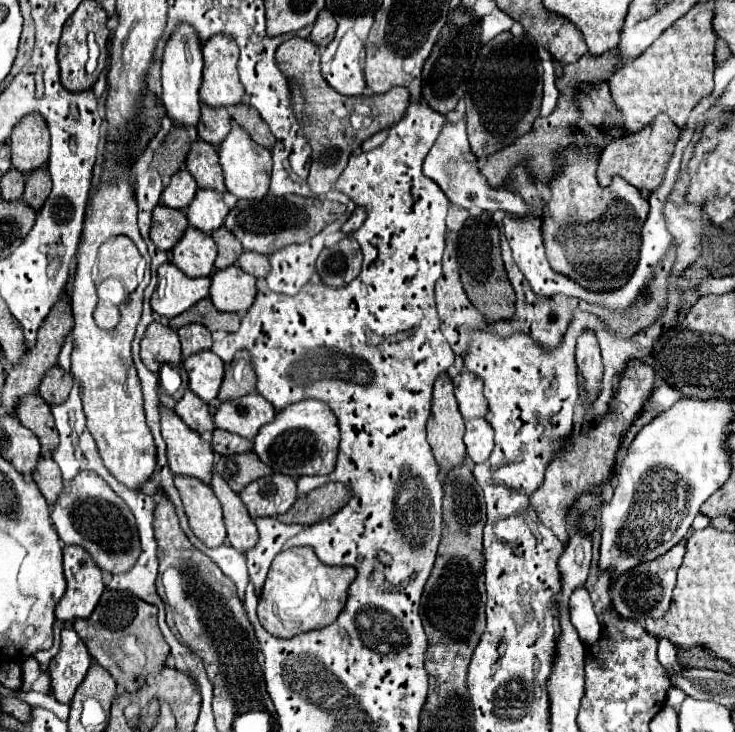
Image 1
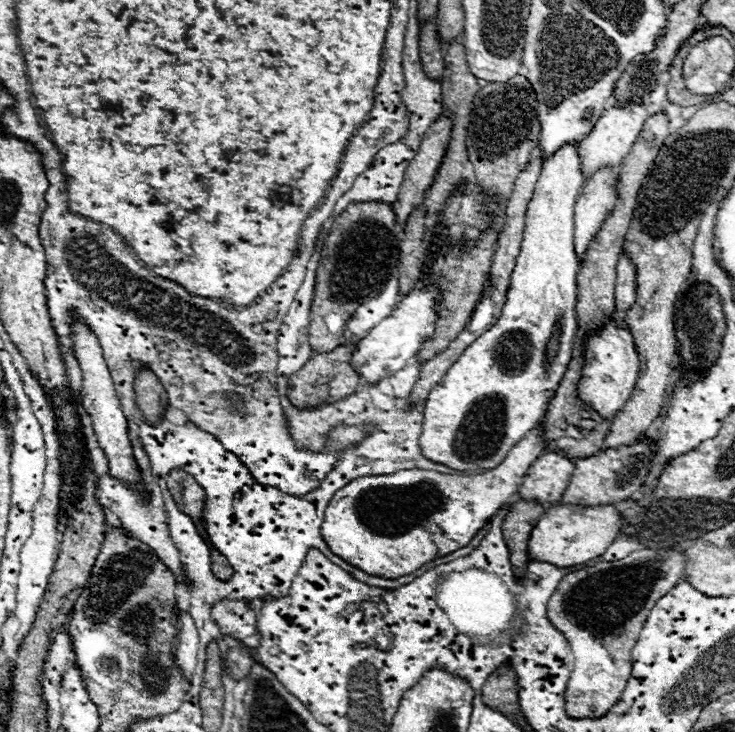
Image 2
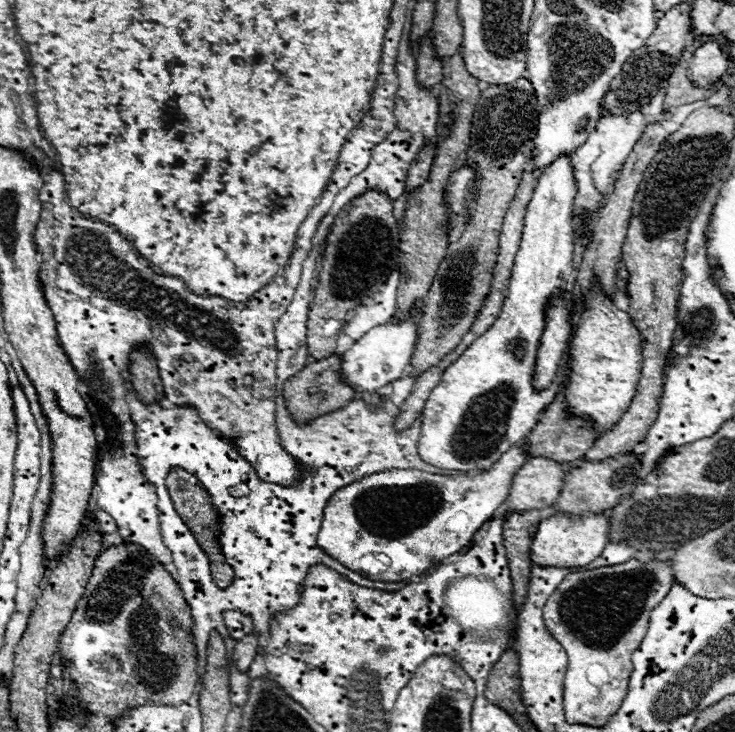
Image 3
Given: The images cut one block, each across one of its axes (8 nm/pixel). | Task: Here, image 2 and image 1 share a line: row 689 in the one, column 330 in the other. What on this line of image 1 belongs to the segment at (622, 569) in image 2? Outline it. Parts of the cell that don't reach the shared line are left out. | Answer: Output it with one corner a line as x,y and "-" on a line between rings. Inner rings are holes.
310,546
282,550
268,572
258,602
258,620
274,638
292,638
336,622
346,606
348,588
356,578
352,566
326,566

